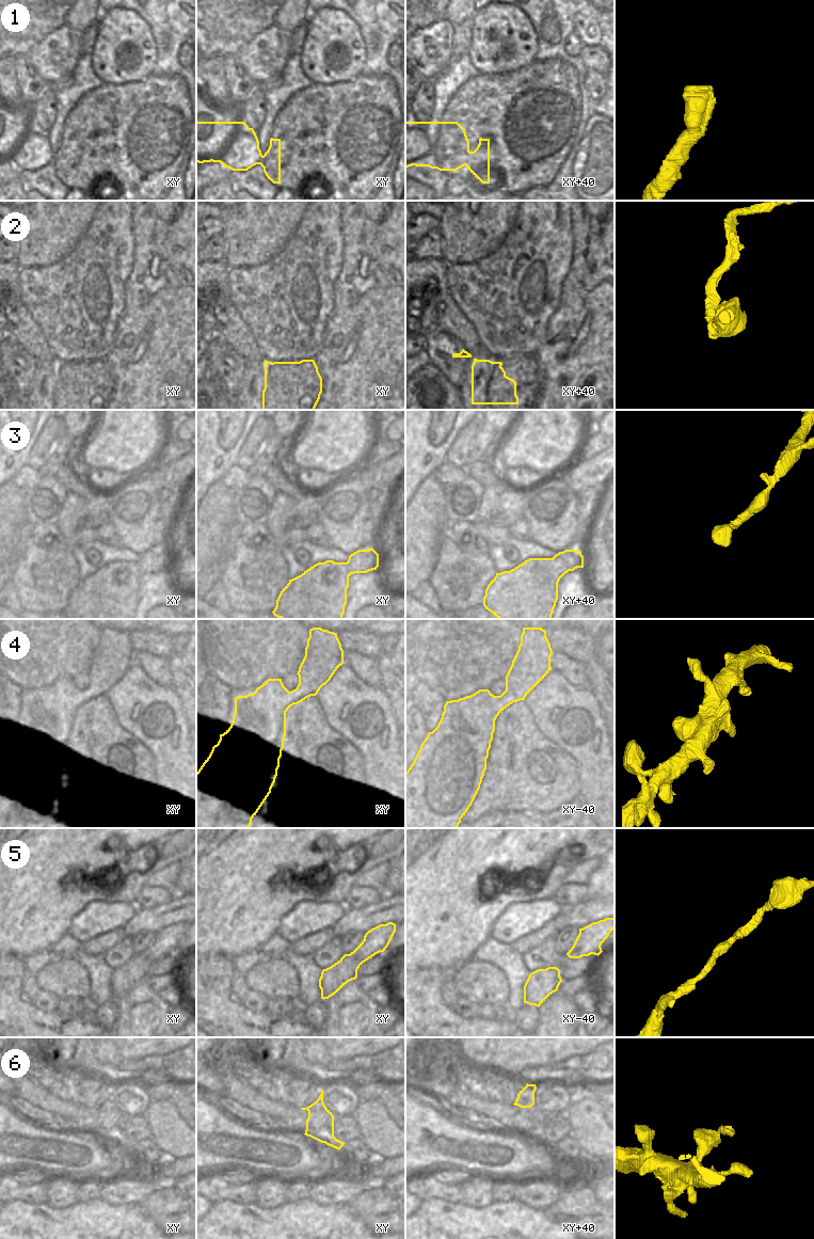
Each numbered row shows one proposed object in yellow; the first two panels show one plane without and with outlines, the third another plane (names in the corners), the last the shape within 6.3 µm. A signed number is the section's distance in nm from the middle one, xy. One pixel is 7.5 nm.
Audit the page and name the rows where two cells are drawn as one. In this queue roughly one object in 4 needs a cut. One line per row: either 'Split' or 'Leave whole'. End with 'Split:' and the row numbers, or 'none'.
1: Leave whole
2: Split
3: Leave whole
4: Leave whole
5: Leave whole
6: Leave whole
Split: 2.

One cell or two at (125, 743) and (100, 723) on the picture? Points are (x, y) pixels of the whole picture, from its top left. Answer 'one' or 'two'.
one

